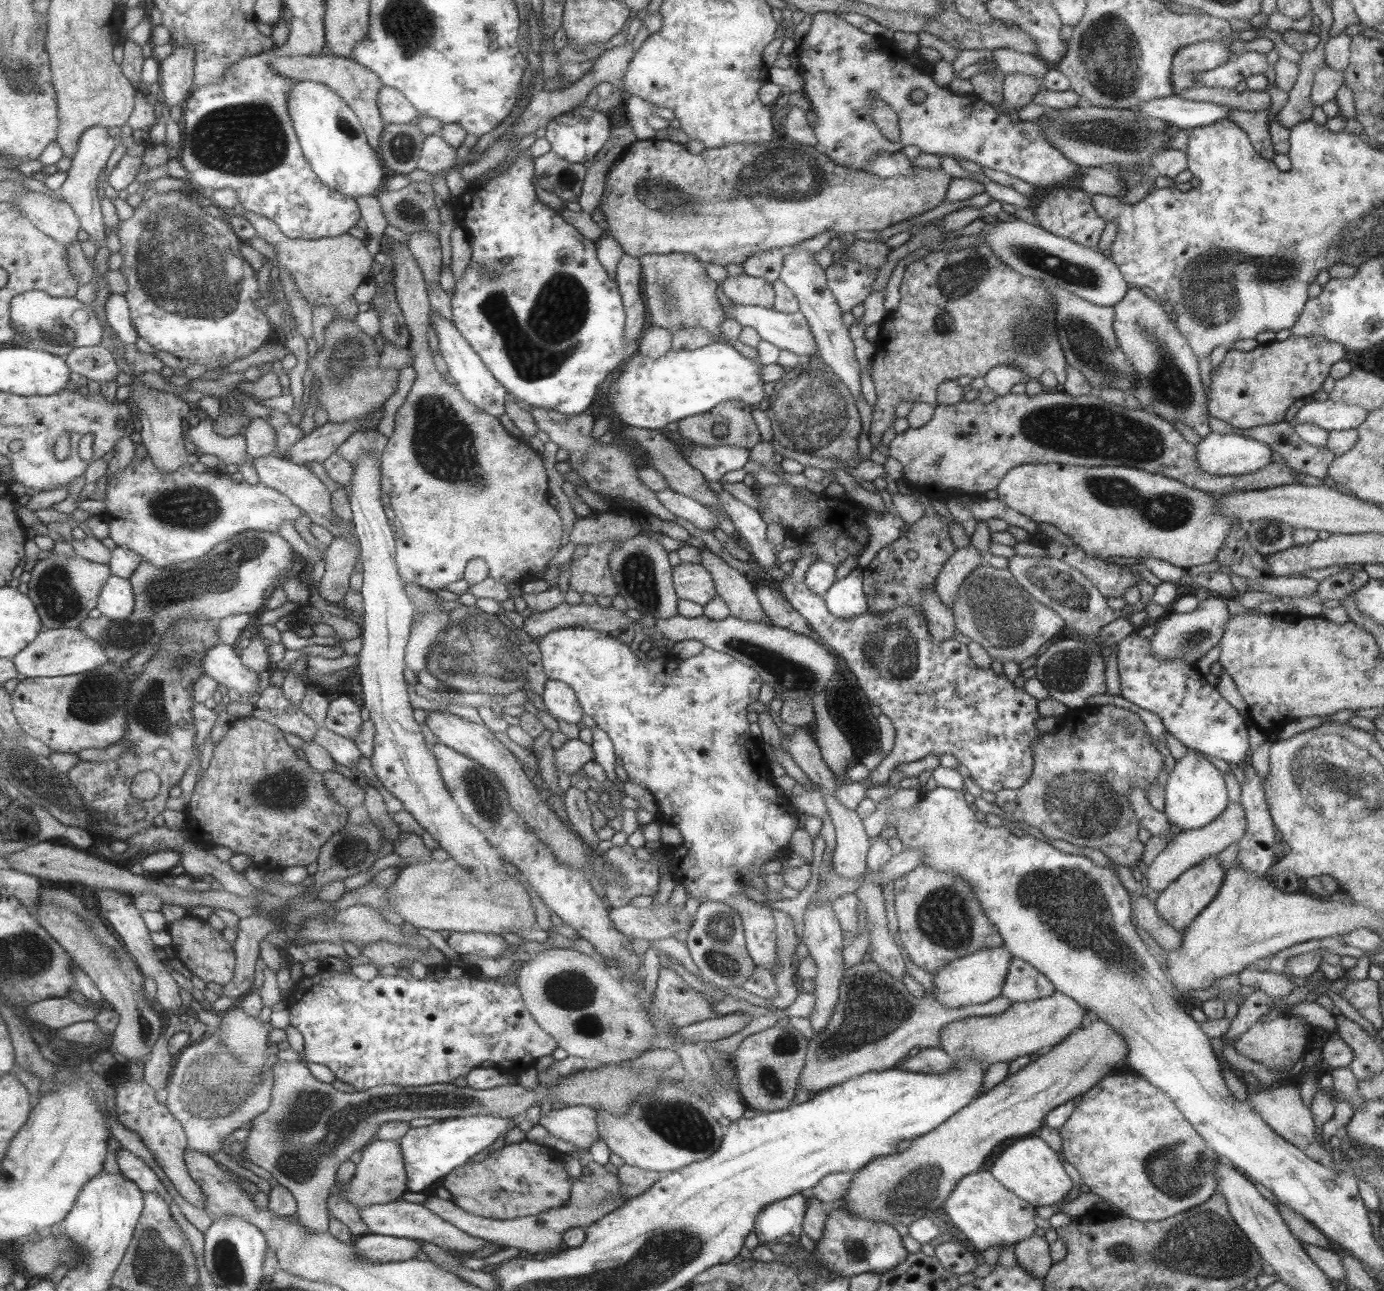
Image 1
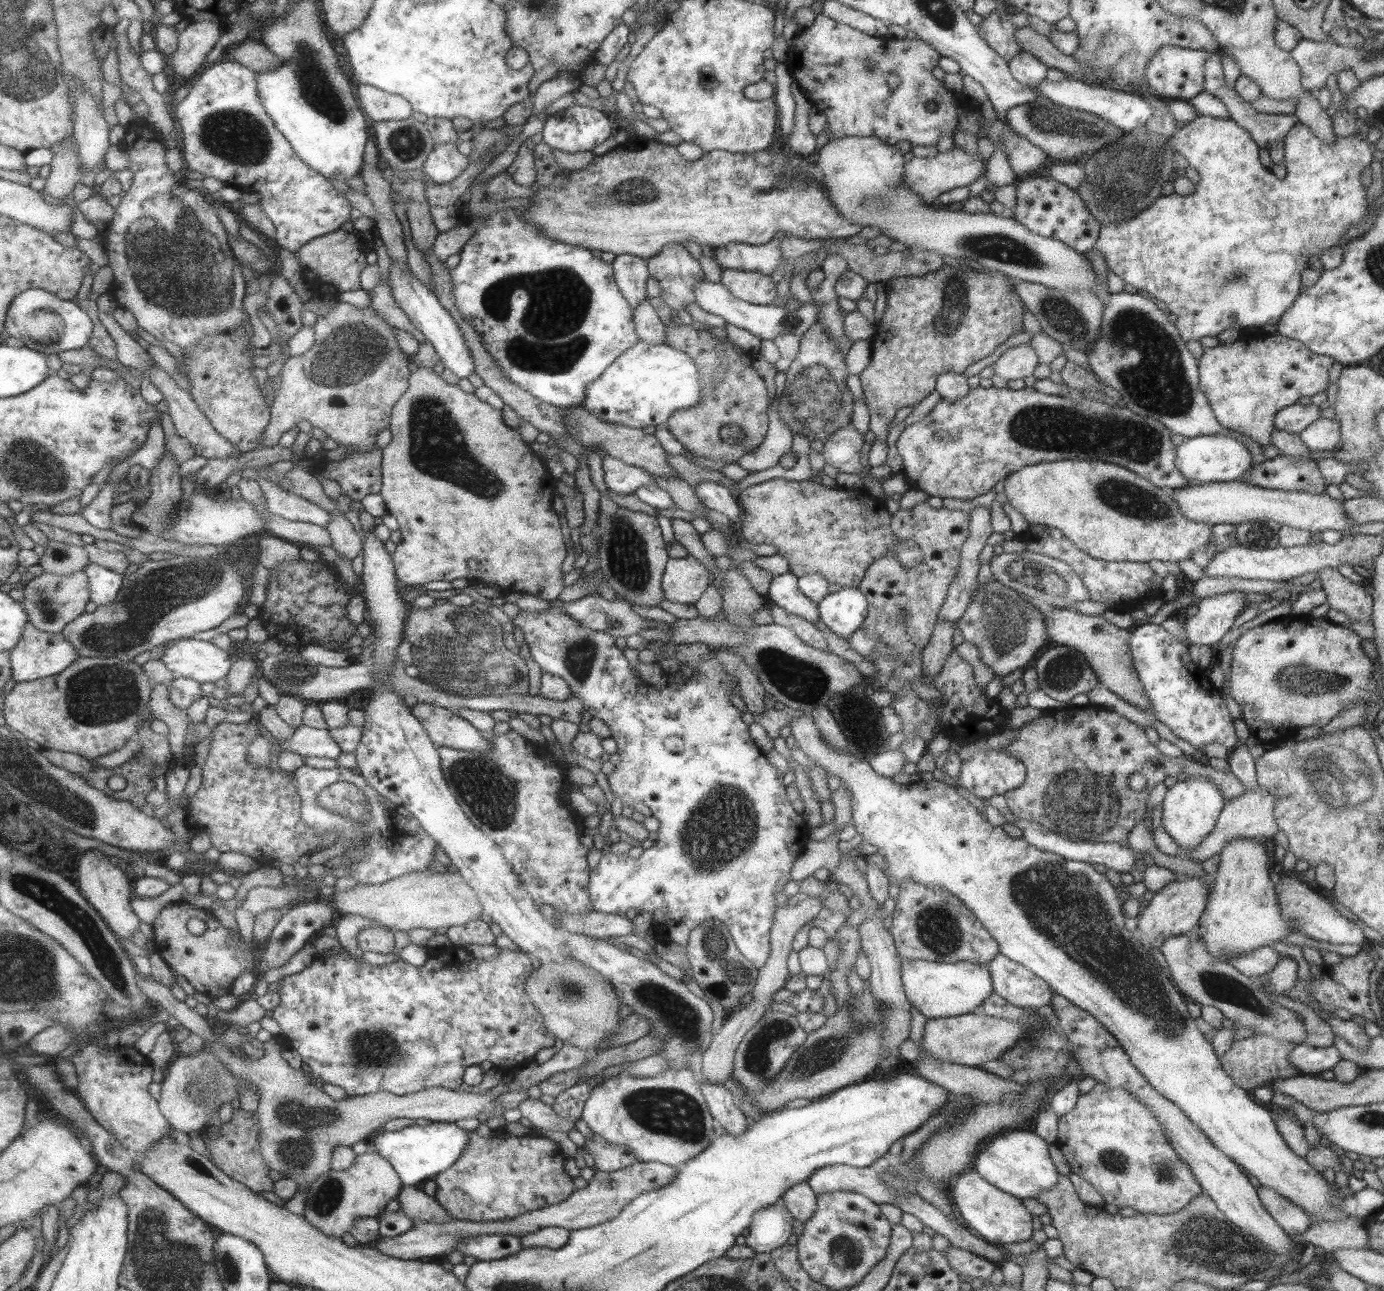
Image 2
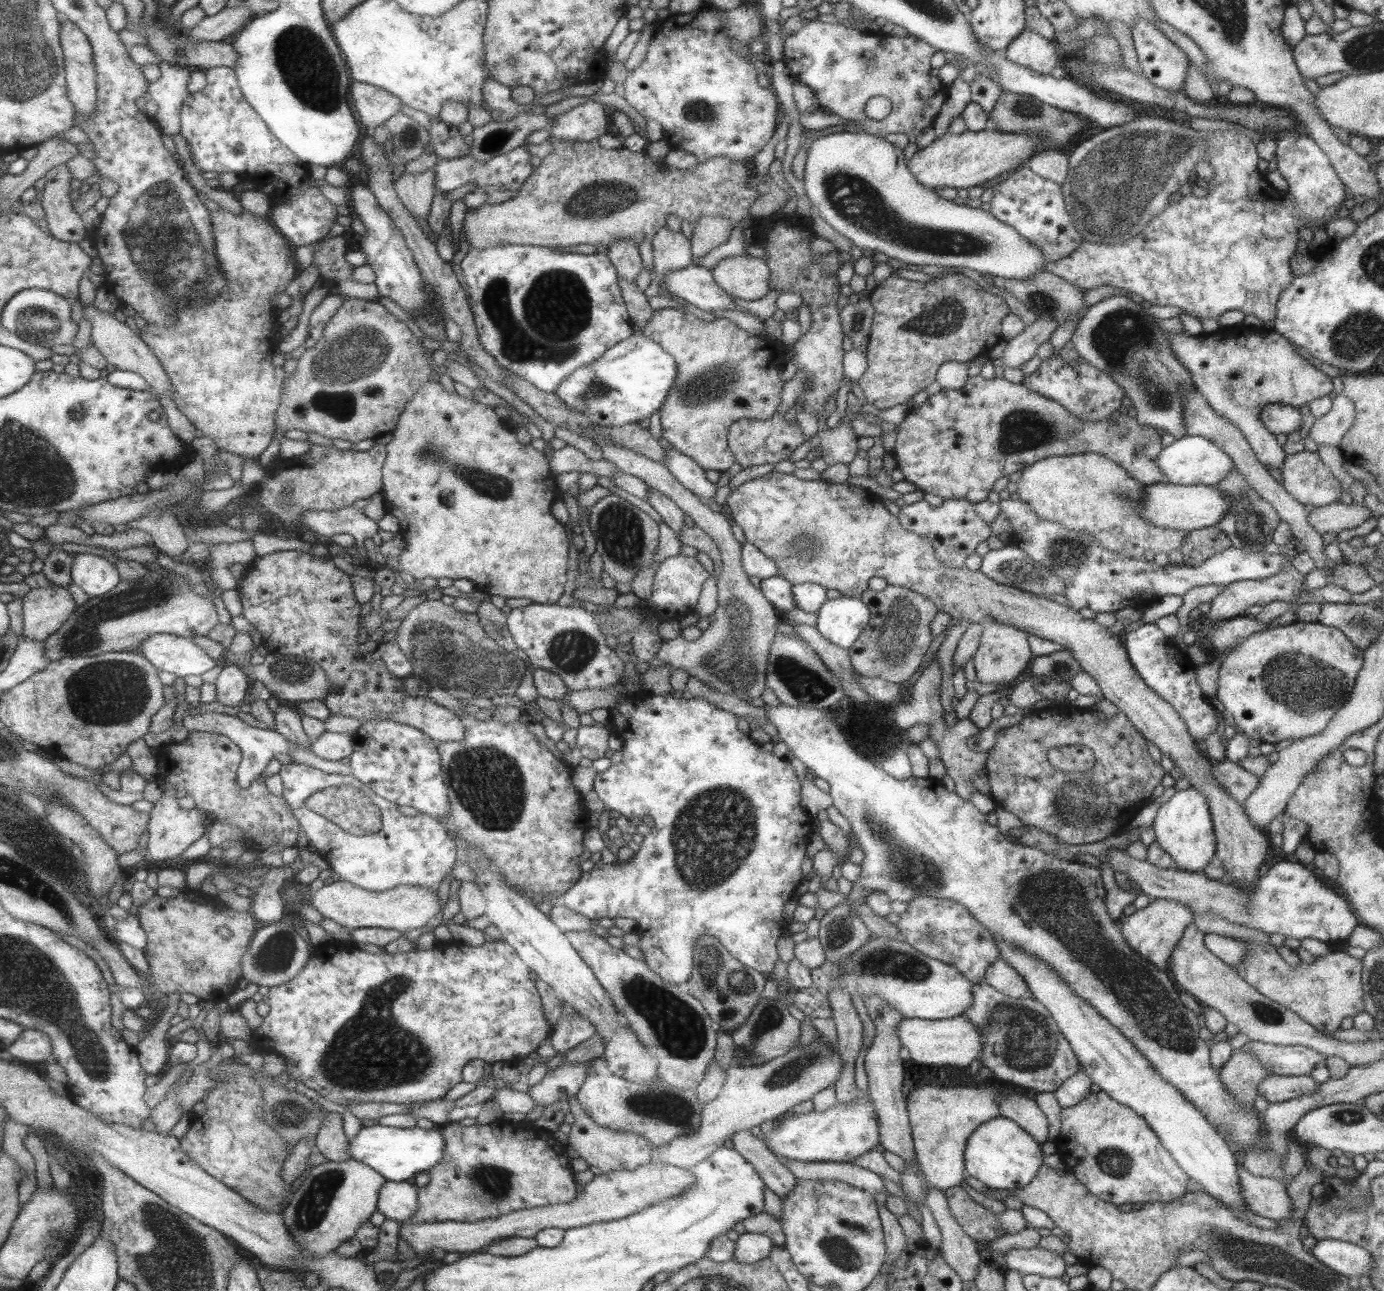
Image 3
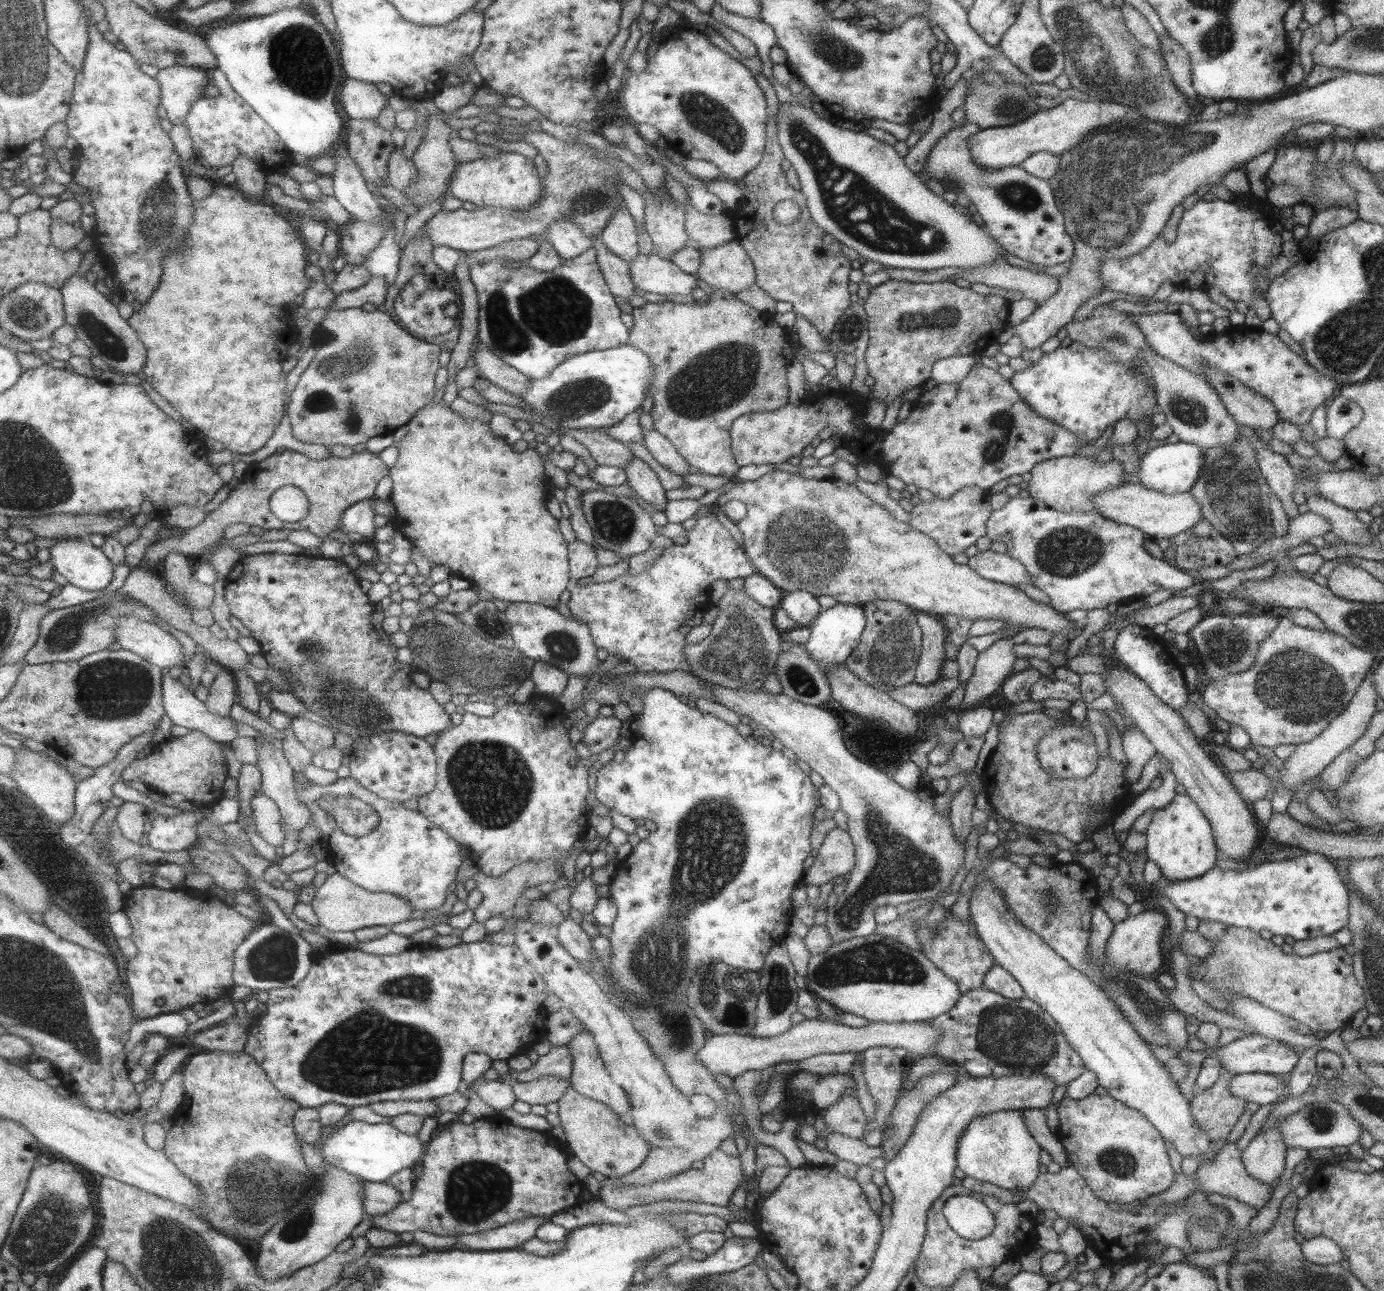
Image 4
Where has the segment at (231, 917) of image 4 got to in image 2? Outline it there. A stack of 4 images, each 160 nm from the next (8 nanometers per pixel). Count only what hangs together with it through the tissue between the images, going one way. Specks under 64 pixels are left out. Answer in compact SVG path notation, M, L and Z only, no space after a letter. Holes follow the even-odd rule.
M183 900L179 903L168 904L159 911L152 928L155 930L153 939L156 944L156 951L165 960L166 964L172 970L183 975L194 990L208 995L212 1000L219 996L231 994L237 978L245 974L250 968L257 966L258 954L251 952L245 938L240 933L231 932L227 926L223 926L209 908L197 908L195 904ZM191 918L201 919L208 929L200 935L191 934L187 930L187 920L191 920Z

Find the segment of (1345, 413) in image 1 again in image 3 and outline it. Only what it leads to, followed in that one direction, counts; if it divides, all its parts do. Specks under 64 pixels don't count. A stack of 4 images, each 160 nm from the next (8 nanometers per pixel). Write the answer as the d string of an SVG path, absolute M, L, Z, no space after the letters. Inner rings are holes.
M1265 404L1258 415L1261 424L1273 435L1280 433L1287 435L1302 424L1299 409L1289 405Z

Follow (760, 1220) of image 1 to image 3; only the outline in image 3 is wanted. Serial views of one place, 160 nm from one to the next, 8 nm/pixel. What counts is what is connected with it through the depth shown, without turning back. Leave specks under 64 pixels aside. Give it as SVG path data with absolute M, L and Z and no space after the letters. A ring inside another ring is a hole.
M744 1232L734 1241L731 1261L741 1264L752 1264L768 1257L774 1244L766 1234Z

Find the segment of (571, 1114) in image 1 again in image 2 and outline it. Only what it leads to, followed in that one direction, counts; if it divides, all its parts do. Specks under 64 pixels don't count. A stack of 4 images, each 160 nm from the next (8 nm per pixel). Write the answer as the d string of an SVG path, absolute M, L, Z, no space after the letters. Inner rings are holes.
M524 1098L516 1108L521 1113L521 1117L527 1118L535 1129L566 1134L570 1130L577 1130L575 1129L575 1121L565 1121L565 1118L557 1117L552 1108L539 1099Z

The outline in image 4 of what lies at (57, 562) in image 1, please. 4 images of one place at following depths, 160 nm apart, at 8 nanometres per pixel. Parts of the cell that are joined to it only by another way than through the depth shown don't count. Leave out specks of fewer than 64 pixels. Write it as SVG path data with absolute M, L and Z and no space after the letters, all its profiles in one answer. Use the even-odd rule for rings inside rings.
M41 603L27 604L20 616L20 625L17 629L13 644L3 653L3 665L15 665L21 663L26 655L37 645L39 640L39 627L41 619L52 610Z

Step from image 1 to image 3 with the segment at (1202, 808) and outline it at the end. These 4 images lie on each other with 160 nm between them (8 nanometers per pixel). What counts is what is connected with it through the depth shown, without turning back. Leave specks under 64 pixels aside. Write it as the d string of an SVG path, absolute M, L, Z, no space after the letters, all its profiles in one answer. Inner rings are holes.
M1191 786L1185 790L1177 790L1161 804L1152 821L1152 829L1155 834L1154 841L1163 852L1169 854L1175 869L1199 872L1213 858L1216 838L1212 820L1205 799Z

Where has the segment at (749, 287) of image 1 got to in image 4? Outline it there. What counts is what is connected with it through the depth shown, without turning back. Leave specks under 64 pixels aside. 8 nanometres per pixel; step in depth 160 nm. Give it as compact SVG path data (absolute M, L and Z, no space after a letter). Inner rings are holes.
M736 240L713 248L699 247L698 251L696 274L712 290L725 290L735 295L755 282L752 262Z

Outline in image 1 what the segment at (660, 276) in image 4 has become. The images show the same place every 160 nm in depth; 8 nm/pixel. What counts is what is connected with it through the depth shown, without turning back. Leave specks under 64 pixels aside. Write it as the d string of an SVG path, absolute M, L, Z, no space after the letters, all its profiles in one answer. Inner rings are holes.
M733 303L731 308L725 310L724 315L731 320L738 322L740 326L749 326L754 328L759 335L760 340L769 342L781 350L789 350L799 356L800 360L809 360L811 357L818 358L817 347L810 333L808 322L801 312L785 313L777 312L772 308L761 308L757 306L743 306Z

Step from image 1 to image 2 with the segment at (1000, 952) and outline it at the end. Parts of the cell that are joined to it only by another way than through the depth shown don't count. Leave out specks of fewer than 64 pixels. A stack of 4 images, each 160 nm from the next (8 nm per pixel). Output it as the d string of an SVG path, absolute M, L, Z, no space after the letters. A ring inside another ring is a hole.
M900 959L901 984L907 1002L927 1019L959 1016L978 1011L986 996L993 994L986 966L959 961L940 963Z

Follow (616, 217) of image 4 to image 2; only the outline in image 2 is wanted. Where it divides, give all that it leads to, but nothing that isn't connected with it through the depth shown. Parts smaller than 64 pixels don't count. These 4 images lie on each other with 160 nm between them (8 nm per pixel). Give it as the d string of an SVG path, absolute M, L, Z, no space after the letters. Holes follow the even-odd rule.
M627 253L615 255L610 262L616 286L632 310L647 297L645 281L649 274L646 263L646 259Z

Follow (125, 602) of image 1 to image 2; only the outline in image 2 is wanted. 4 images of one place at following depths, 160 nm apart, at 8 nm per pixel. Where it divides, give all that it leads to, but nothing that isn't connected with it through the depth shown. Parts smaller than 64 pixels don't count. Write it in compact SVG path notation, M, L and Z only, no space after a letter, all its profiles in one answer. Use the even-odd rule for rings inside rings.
M89 563L84 570L89 577L90 595L93 602L97 606L112 603L121 590L126 575L95 563Z

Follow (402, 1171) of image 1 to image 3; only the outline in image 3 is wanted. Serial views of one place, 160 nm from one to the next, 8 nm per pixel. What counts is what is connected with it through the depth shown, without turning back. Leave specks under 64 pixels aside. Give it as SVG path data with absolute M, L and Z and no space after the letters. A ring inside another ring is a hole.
M354 1159L321 1163L306 1173L303 1184L282 1212L287 1230L309 1255L329 1255L355 1237L357 1231L370 1221L378 1210L381 1188L387 1182L380 1172Z

